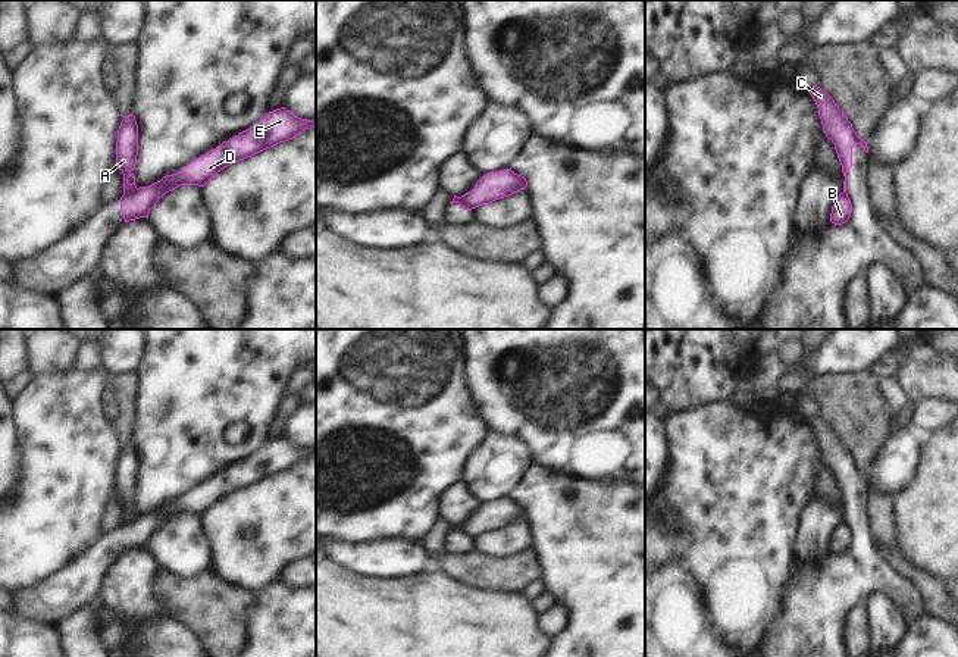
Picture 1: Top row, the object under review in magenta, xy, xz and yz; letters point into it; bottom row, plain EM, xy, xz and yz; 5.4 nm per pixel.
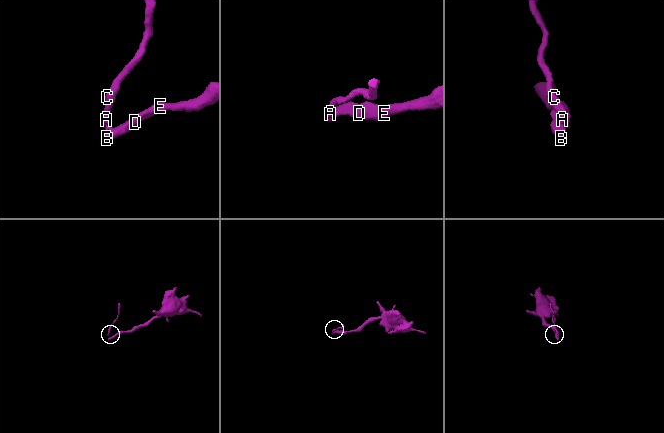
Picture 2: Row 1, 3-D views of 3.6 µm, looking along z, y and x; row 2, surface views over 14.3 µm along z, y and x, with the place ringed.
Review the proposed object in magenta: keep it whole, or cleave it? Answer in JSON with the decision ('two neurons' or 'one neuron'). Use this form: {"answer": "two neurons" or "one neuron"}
{"answer": "two neurons"}

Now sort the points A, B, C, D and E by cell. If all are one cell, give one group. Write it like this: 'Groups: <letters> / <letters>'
Groups: A C / B D E

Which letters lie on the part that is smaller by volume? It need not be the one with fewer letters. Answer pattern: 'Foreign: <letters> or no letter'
Foreign: A, C

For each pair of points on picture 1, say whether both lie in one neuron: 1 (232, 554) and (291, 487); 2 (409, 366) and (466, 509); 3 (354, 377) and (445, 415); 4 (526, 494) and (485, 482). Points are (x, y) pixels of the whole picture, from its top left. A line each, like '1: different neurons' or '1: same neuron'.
1: same neuron
2: different neurons
3: same neuron
4: different neurons

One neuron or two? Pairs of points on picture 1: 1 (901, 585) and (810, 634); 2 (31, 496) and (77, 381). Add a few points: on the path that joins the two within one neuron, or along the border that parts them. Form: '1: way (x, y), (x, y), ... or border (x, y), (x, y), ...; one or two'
1: way (879, 582), (861, 582), (832, 612); one
2: way (59, 468), (66, 460), (66, 409); one

